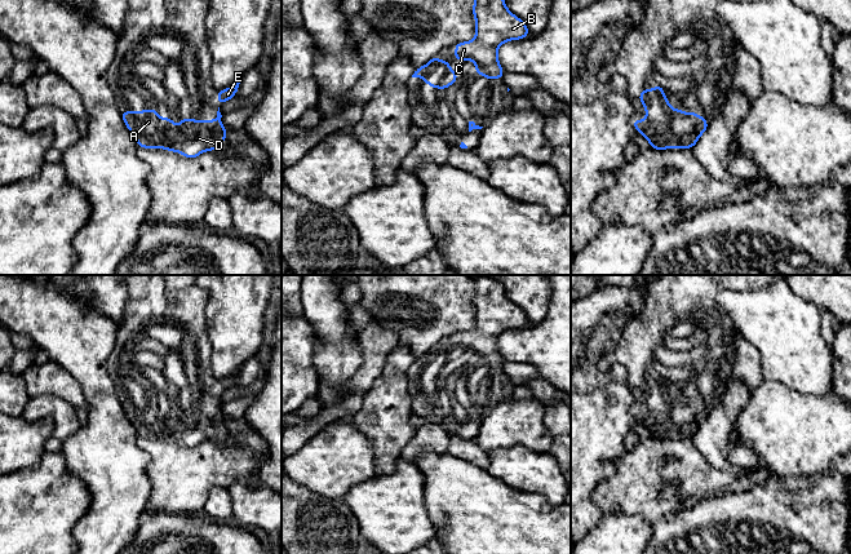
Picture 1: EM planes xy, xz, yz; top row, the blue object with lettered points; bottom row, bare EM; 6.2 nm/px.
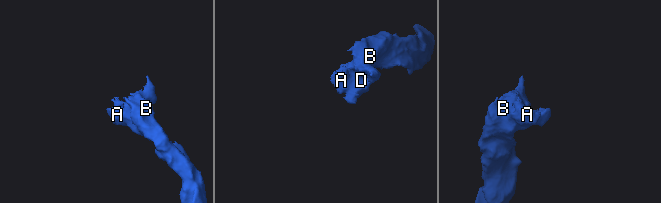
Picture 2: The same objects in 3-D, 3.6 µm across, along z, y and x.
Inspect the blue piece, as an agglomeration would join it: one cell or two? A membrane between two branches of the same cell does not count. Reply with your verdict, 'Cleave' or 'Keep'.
Keep

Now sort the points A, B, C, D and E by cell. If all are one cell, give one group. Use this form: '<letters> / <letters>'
A B C D E

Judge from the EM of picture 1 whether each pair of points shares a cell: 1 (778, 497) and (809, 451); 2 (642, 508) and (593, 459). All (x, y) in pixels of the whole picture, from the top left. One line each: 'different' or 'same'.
1: different
2: different

